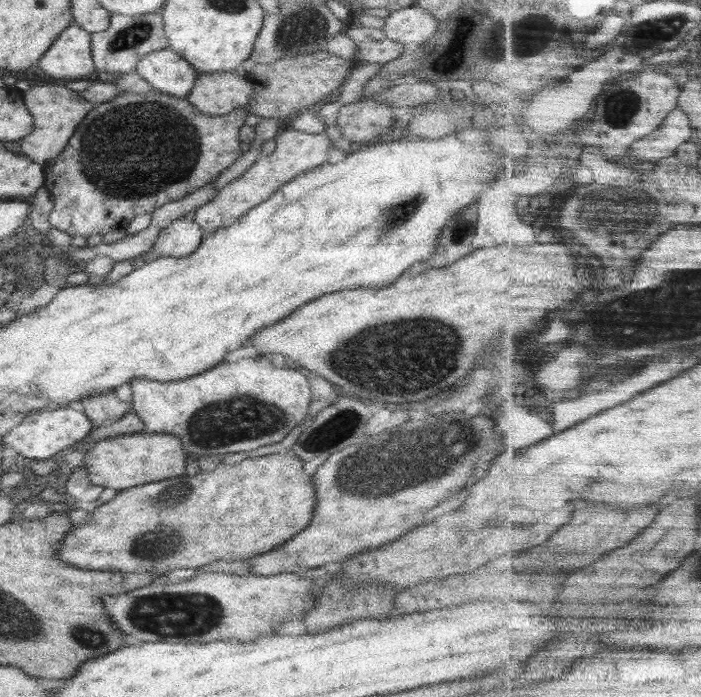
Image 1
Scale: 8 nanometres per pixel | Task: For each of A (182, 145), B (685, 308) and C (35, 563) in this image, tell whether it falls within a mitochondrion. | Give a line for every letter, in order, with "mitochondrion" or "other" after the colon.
A: mitochondrion
B: mitochondrion
C: other

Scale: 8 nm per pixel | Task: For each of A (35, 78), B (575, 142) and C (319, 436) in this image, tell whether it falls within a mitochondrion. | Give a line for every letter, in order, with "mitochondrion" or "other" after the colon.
A: other
B: other
C: mitochondrion

